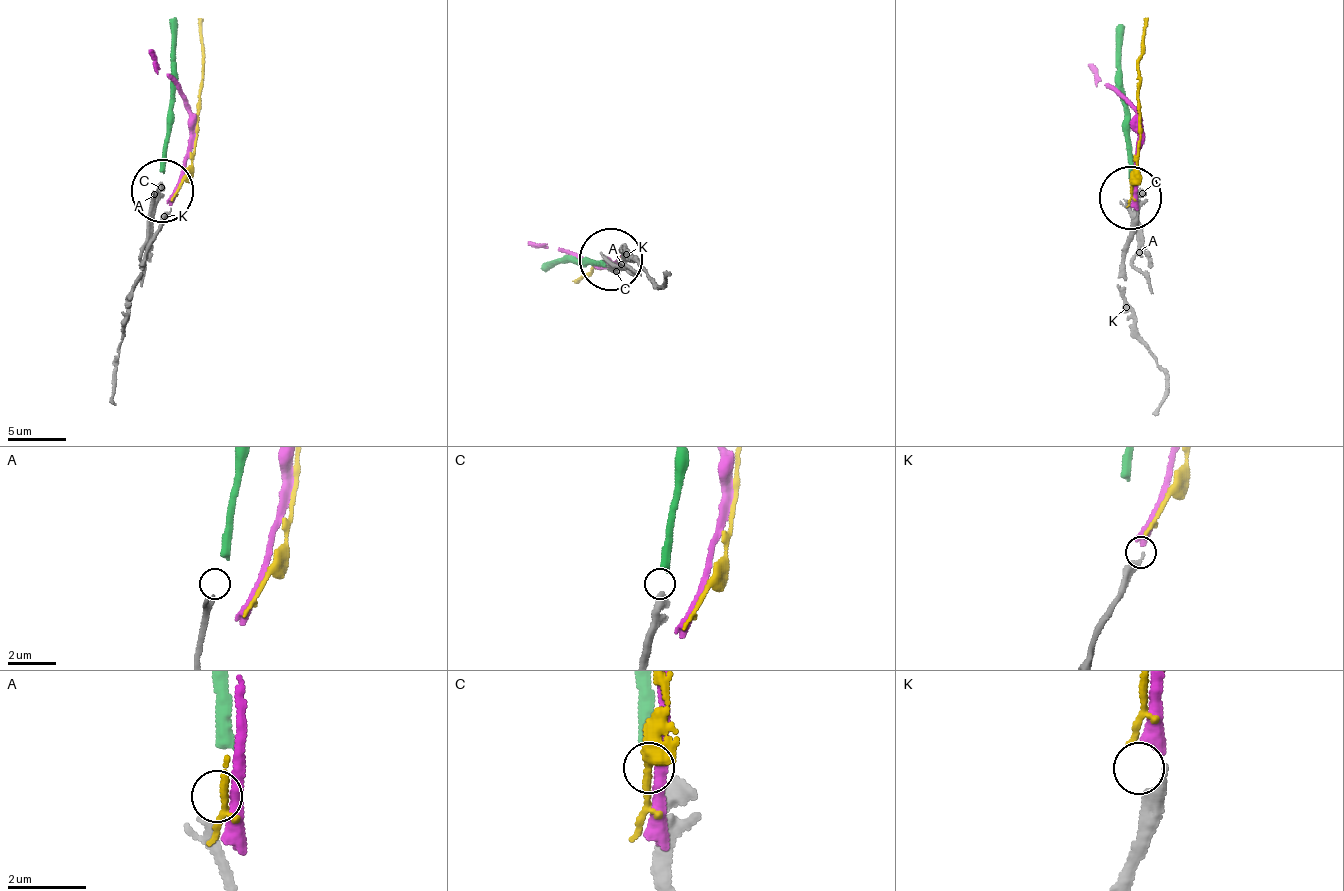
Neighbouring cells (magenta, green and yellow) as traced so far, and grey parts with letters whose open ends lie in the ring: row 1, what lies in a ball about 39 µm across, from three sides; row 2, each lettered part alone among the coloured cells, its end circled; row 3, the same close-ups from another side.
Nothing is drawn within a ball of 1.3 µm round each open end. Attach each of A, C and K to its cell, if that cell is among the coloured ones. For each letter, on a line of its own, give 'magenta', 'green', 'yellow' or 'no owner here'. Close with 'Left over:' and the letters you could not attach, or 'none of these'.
A: no owner here
C: green
K: magenta
Left over: A

